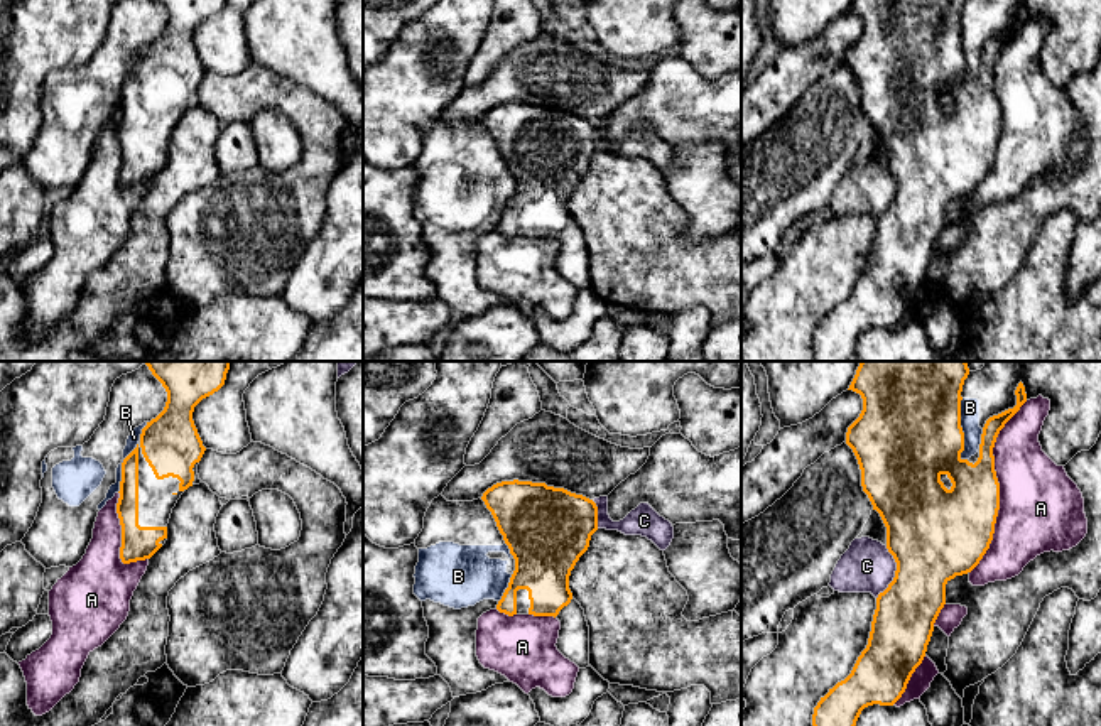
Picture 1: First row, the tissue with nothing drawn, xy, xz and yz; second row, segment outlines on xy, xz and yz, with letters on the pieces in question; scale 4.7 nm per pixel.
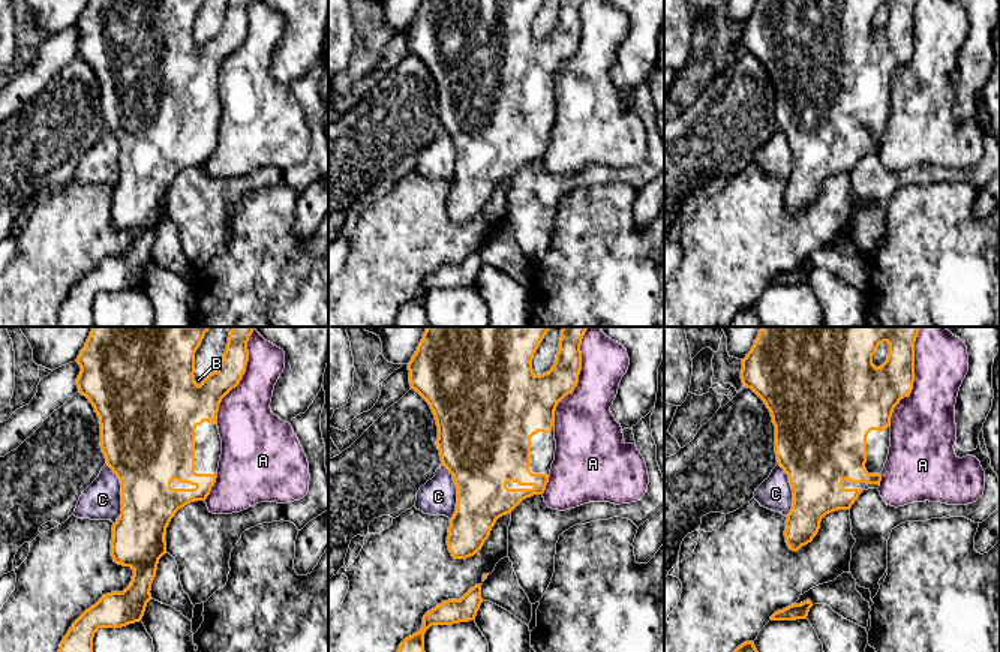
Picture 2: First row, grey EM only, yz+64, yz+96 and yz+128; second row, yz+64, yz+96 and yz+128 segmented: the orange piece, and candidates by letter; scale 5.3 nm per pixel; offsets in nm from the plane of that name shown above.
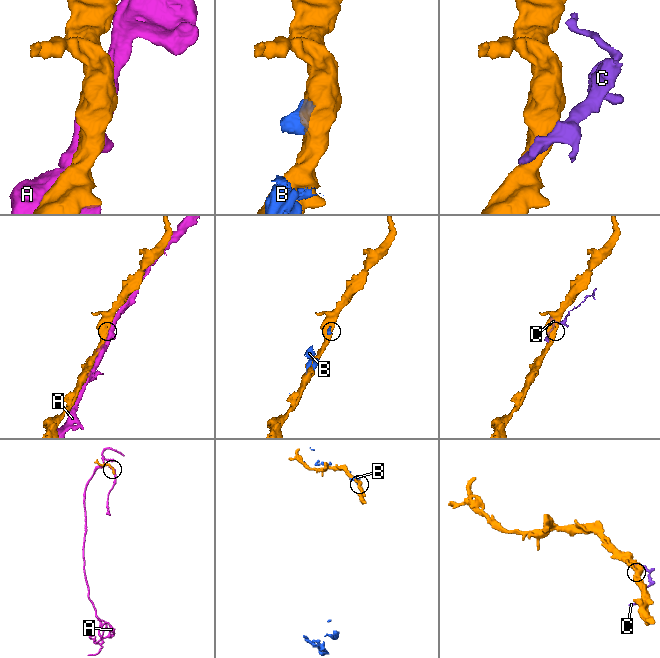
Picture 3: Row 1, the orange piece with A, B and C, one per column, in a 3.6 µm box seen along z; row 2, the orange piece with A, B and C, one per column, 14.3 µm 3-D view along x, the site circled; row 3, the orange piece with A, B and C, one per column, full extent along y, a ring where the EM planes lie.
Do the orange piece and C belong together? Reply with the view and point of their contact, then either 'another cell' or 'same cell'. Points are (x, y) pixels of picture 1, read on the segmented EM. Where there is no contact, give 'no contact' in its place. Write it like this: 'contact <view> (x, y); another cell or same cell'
contact yz (895, 573); another cell

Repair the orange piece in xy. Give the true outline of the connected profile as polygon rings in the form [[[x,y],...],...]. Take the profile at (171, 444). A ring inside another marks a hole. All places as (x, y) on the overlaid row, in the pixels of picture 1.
[[[144,361],[167,392],[164,410],[142,429],[137,447],[122,463],[117,513],[122,525],[123,564],[150,559],[167,540],[167,523],[181,495],[203,483],[198,464],[206,451],[193,420],[194,407],[218,392],[230,361]]]

